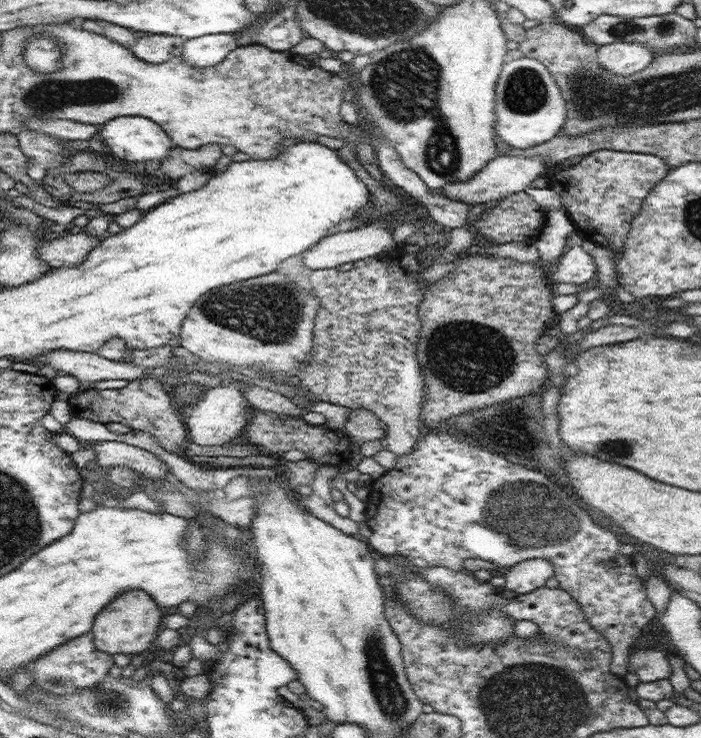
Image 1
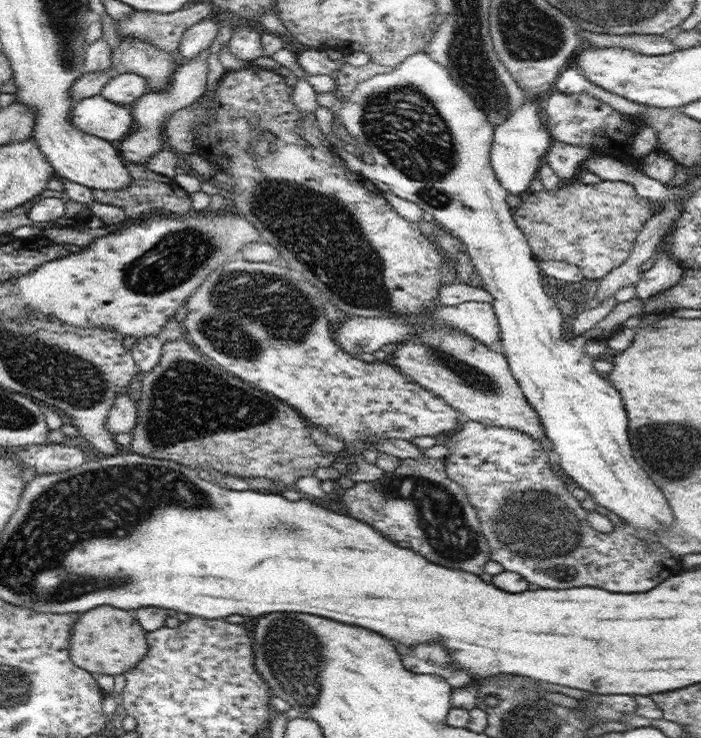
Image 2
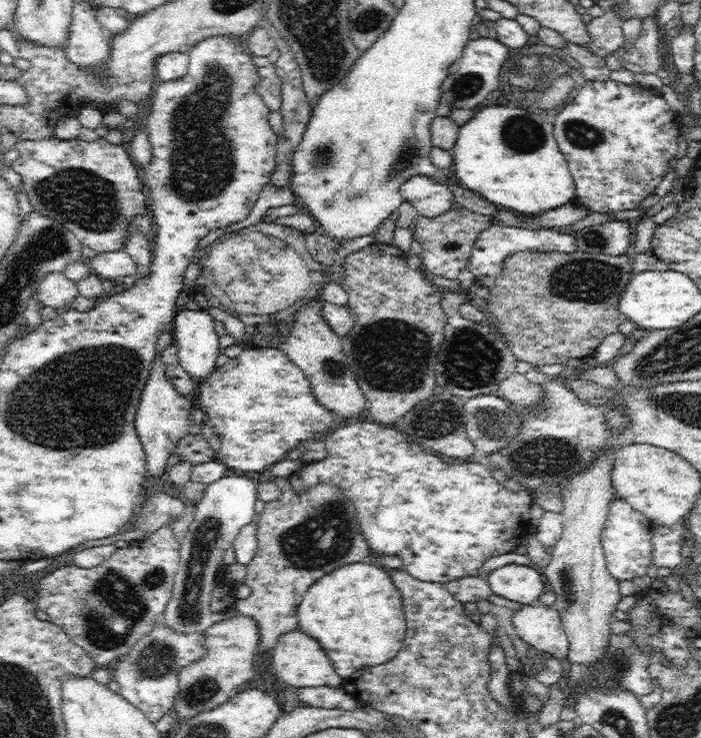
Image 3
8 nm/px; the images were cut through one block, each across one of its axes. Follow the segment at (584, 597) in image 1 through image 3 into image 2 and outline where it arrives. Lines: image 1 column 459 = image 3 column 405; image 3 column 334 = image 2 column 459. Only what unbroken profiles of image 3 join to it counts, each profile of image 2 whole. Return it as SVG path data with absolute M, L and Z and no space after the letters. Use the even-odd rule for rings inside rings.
M465 420L460 428L452 434L452 438L446 435L445 446L450 451L448 452L448 456L444 459L445 471L452 481L455 481L462 487L471 505L476 509L480 530L485 536L489 546L490 561L497 562L505 571L520 574L520 576L530 582L530 584L537 584L540 589L572 589L580 586L598 586L598 588L604 588L604 590L610 590L610 592L626 592L626 594L632 594L632 592L648 592L648 590L652 590L654 586L658 586L662 580L666 580L668 576L674 576L674 574L680 570L681 558L672 555L670 550L662 546L656 533L650 530L634 528L629 522L623 520L623 518L621 518L622 523L615 525L615 529L609 533L598 532L593 526L590 526L589 520L587 519L587 510L582 508L580 501L571 494L571 487L554 475L549 454L546 453L544 447L534 438L531 438L530 435L526 435L526 433L512 428L488 427L482 425L480 422Z

